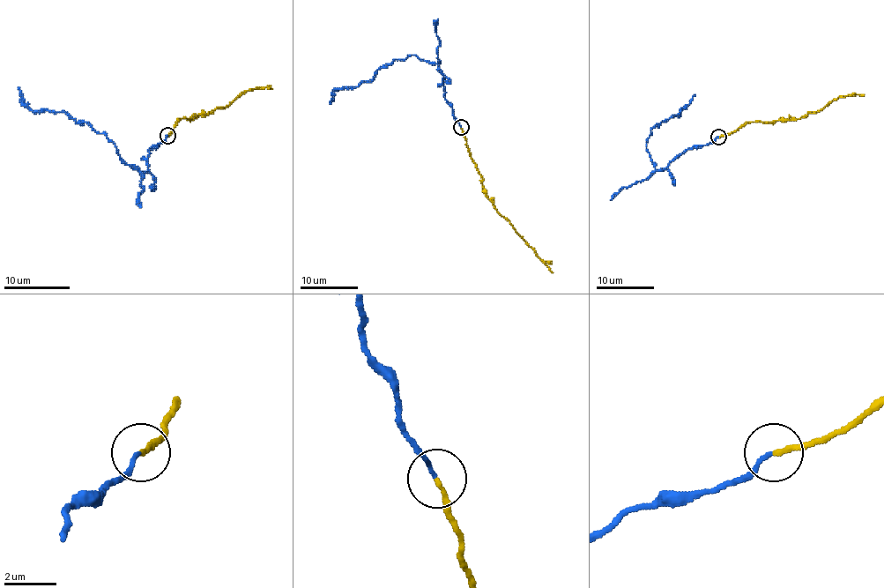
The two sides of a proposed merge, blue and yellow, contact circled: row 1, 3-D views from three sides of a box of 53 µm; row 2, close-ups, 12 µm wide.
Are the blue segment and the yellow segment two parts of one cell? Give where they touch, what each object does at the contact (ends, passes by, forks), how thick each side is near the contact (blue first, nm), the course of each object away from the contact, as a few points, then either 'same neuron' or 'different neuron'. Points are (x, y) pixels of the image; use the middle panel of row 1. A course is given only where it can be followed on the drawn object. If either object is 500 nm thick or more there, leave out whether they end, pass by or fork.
place (461, 127); blue ends; yellow ends; calibres 140 and 180 nm; course blue (461, 127), (445, 98), (439, 66), (416, 55), (394, 59), (382, 66), (371, 79), (334, 93), (330, 104); course yellow (461, 127), (482, 179), (485, 196), (553, 272); different neuron

